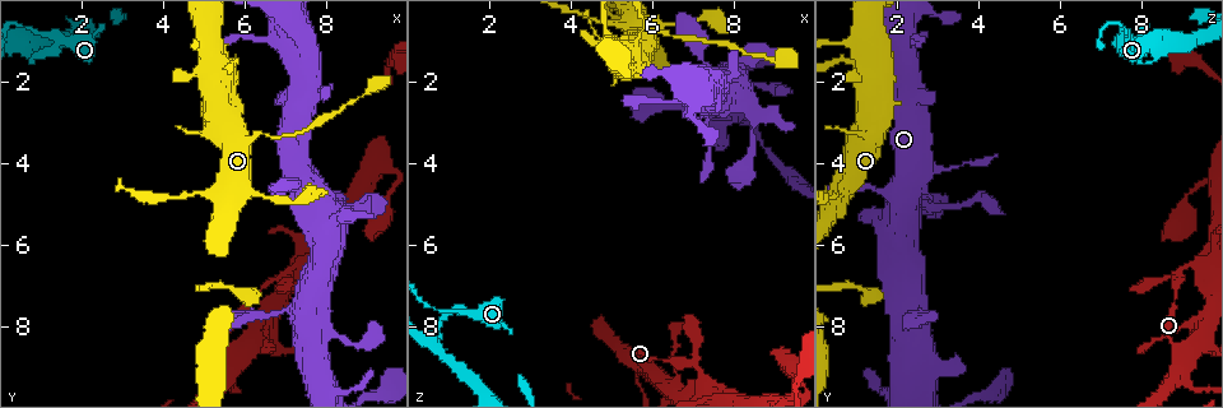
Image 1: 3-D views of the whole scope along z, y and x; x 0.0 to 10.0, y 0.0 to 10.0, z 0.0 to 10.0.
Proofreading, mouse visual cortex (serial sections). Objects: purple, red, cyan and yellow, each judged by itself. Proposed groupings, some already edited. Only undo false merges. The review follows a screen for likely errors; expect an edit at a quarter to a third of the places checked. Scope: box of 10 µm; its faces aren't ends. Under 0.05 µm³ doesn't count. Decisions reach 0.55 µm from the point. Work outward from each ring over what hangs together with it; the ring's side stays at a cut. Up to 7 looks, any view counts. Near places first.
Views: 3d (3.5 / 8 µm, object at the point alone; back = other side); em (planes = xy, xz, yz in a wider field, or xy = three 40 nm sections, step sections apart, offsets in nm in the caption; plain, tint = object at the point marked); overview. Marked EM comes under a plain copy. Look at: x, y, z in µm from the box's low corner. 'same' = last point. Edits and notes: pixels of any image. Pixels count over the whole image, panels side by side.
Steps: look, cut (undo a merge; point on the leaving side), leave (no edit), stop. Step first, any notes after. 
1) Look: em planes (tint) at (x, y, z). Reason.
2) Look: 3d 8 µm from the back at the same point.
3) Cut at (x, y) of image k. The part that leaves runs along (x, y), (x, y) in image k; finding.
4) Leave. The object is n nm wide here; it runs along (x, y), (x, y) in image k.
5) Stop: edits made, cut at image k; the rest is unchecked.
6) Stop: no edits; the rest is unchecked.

Look: 3d 3.5 µm from the back at (0.75, 1.25, 8.35). Three arms meet.

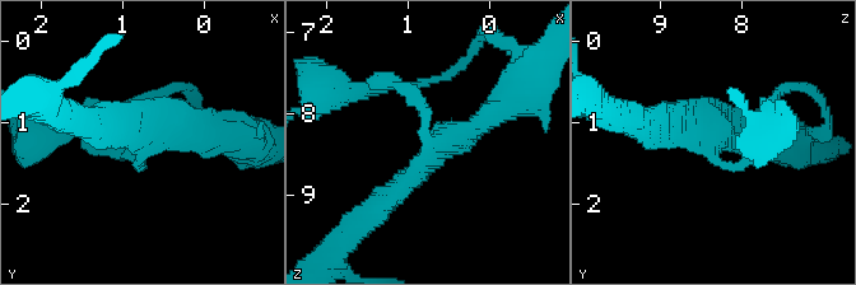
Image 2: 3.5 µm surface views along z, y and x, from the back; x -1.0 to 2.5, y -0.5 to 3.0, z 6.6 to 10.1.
Look: em xy step 2 (tint) at (0.75, 1.25, 8.40). Need the tissue.

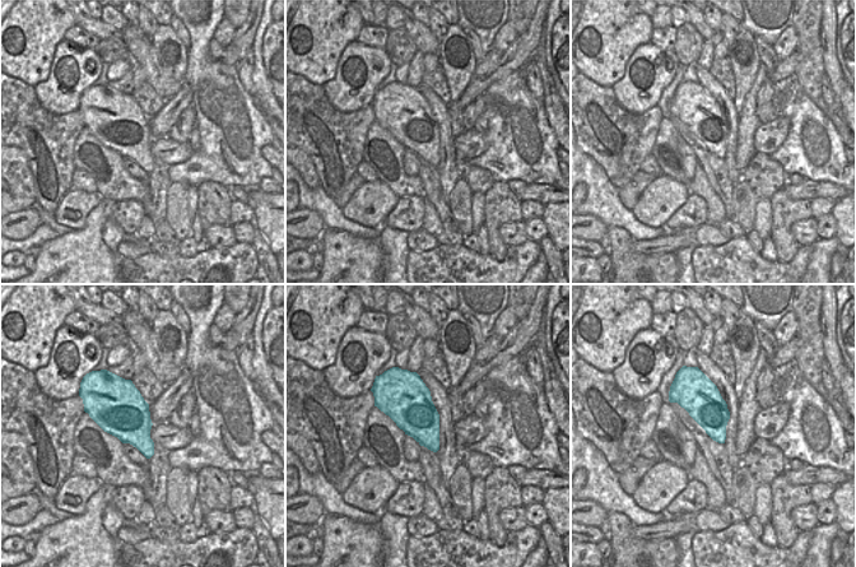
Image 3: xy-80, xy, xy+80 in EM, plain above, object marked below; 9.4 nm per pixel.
Leave. It runs along (766, 152), (724, 167), (649, 120) in image 2; one cell here.

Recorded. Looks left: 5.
Look: 3d 3.5 µm at (5.75, 8.95, 9.05). Four-way junction.

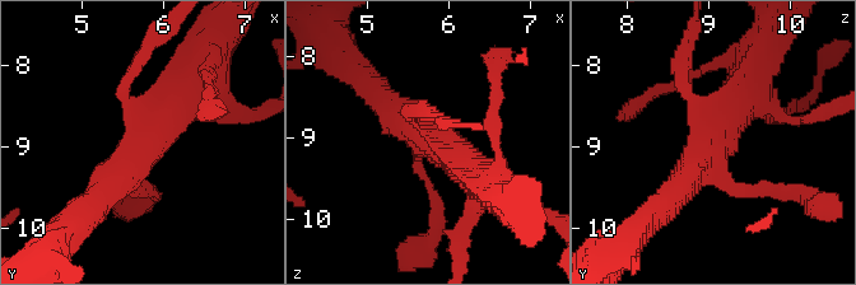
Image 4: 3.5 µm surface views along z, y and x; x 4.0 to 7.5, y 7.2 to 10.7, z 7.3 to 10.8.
Look: em xy step 5 (tint) at (5.80, 8.95, 8.95). 4 arms meet here; the arms are 150, 150, 400, 500 nm wide; need the tissue.

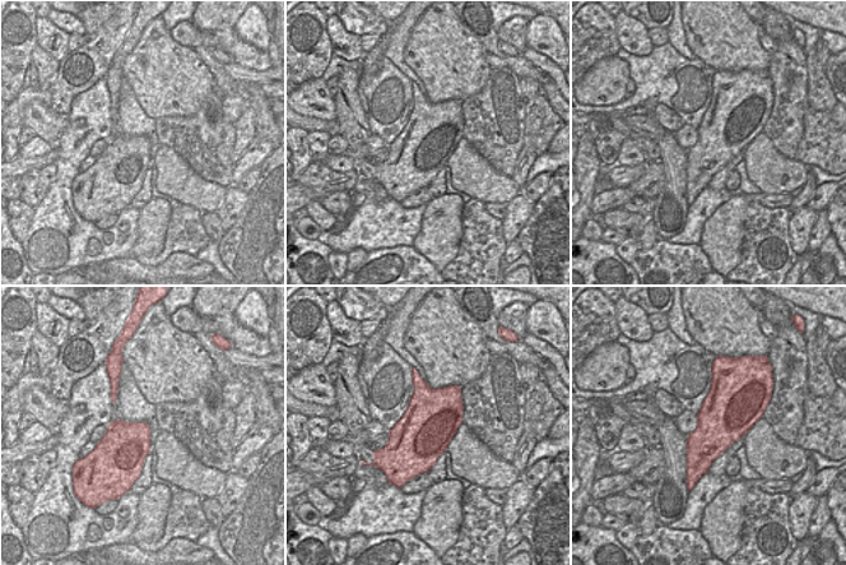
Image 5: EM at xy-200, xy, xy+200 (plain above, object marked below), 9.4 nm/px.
Leave. It runs along (682, 68), (707, 146), (668, 201) in image 4; one cell here.

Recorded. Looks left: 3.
Look: 3d 3.5 µm from the back at (7.20, 7.65, 2.40). Narrows sharply.

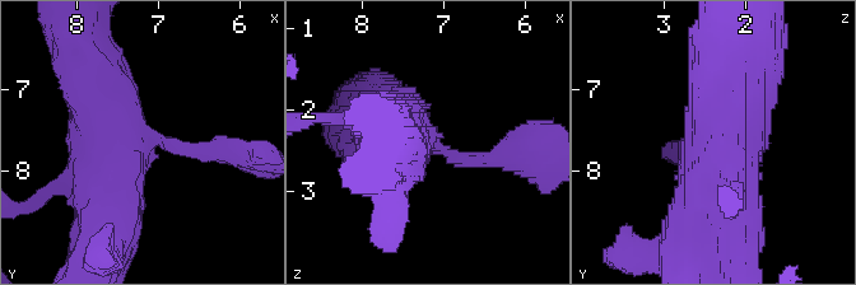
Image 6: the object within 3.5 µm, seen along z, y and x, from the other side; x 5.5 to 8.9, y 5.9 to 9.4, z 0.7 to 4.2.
Look: em xy step 3 (tint) at the same point.

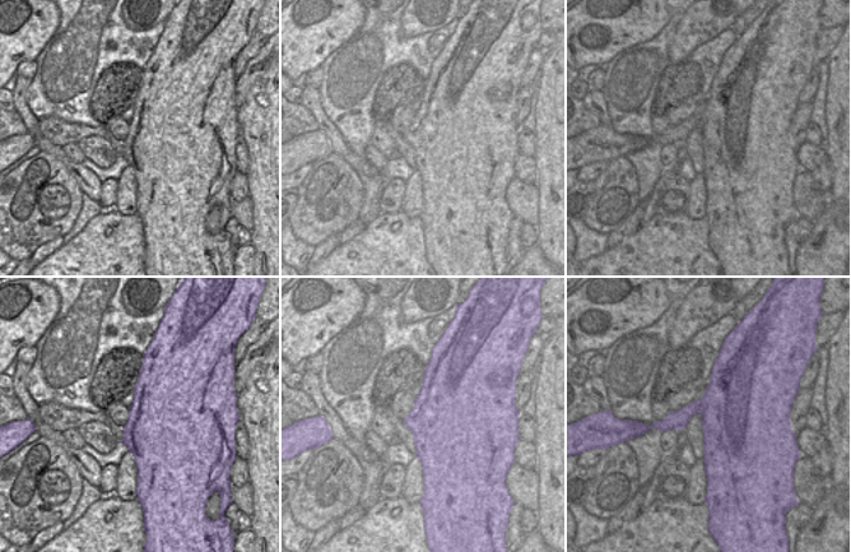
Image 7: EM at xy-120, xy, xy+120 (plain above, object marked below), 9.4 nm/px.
Leave. It runs along (85, 56), (108, 124), (112, 224) in image 6; all the same cell.

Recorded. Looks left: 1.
Stop: no edits; the rest is unchecked.

